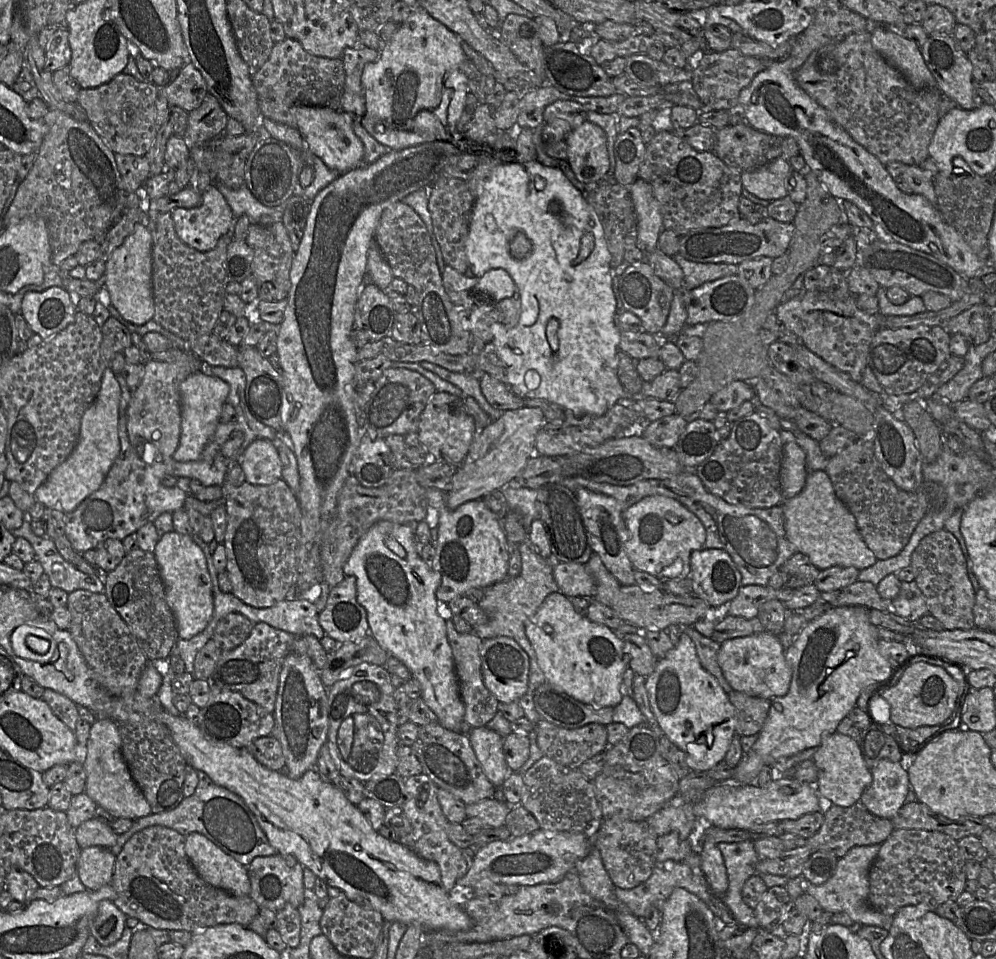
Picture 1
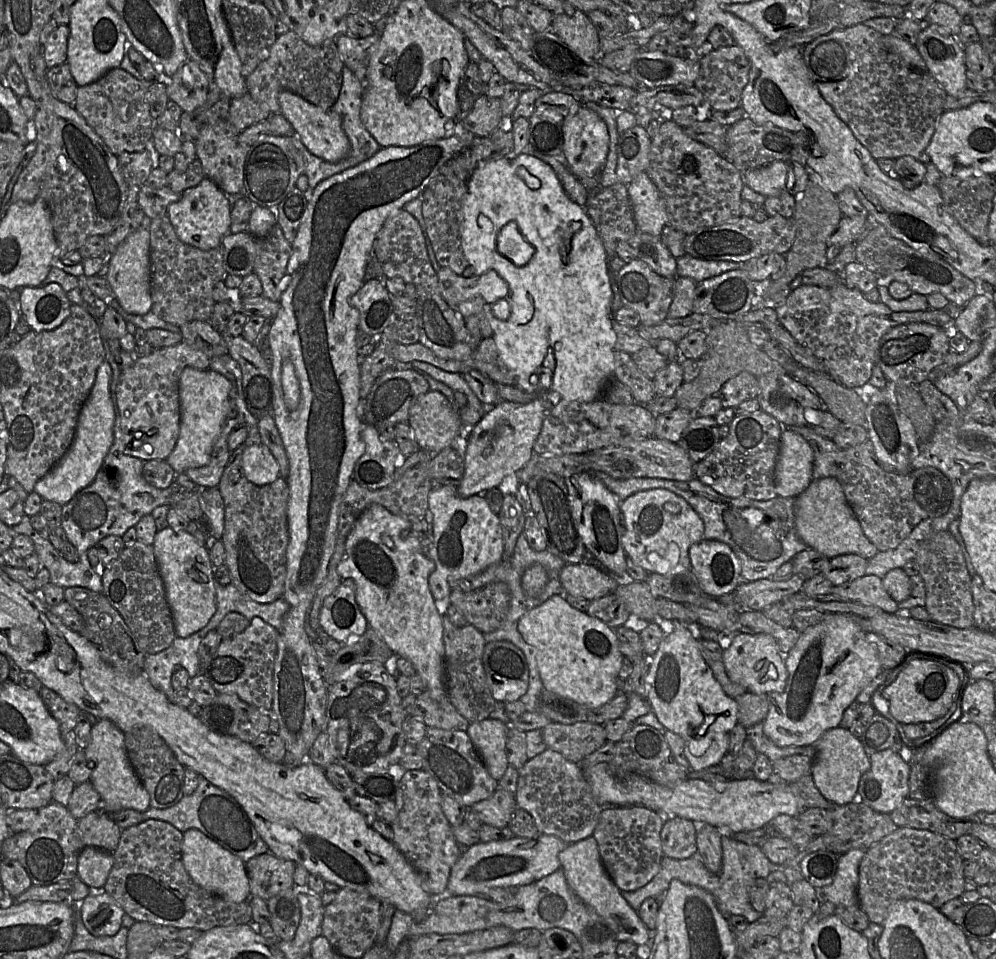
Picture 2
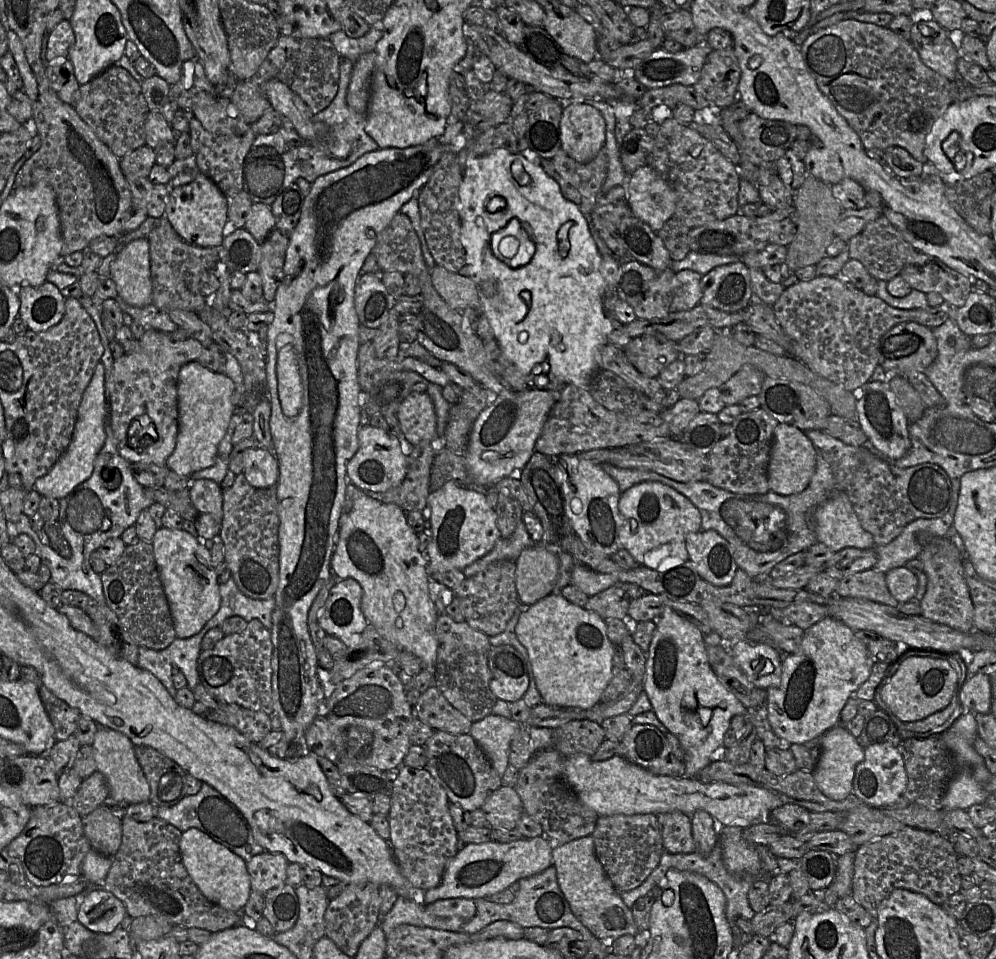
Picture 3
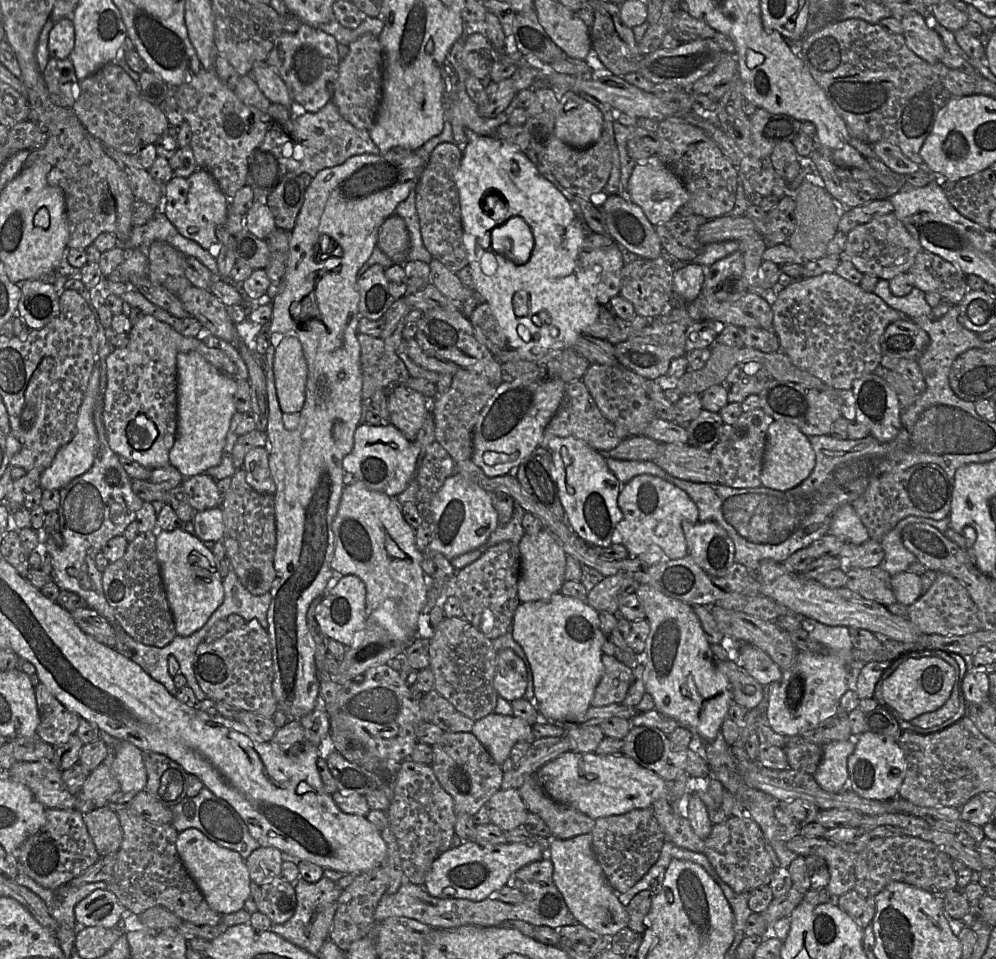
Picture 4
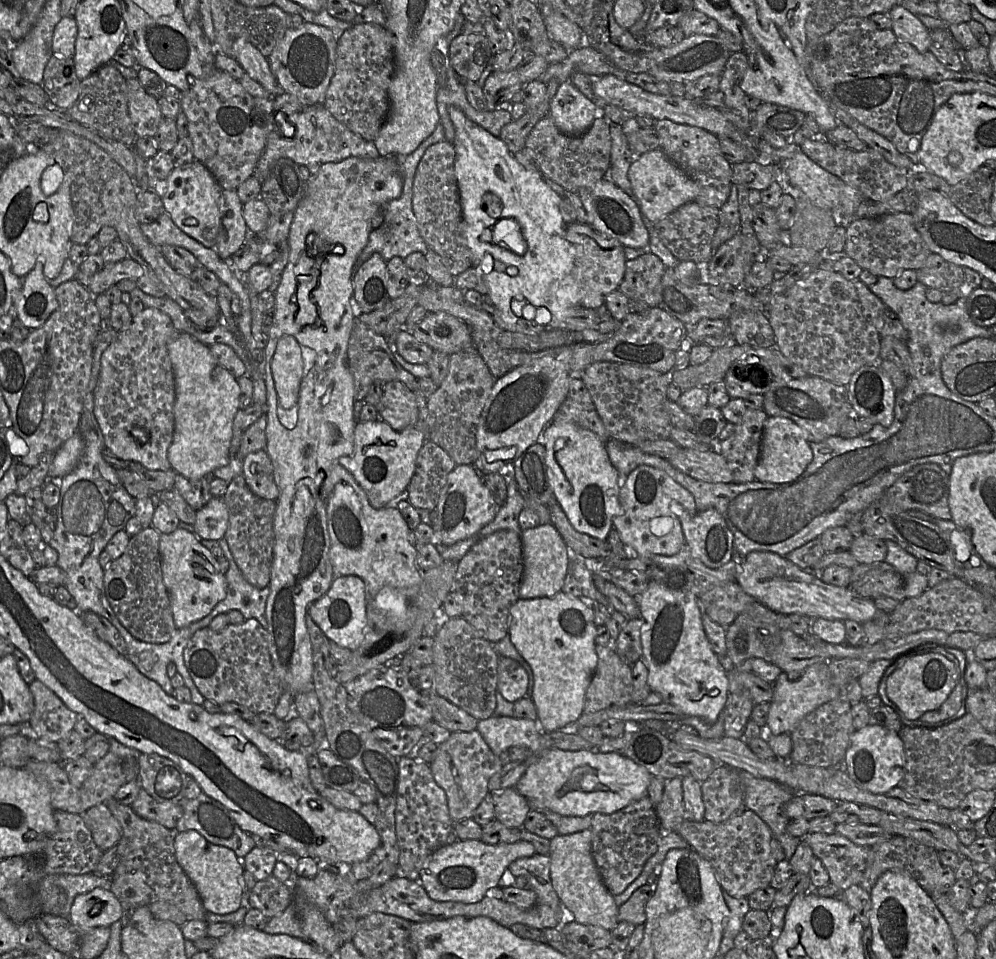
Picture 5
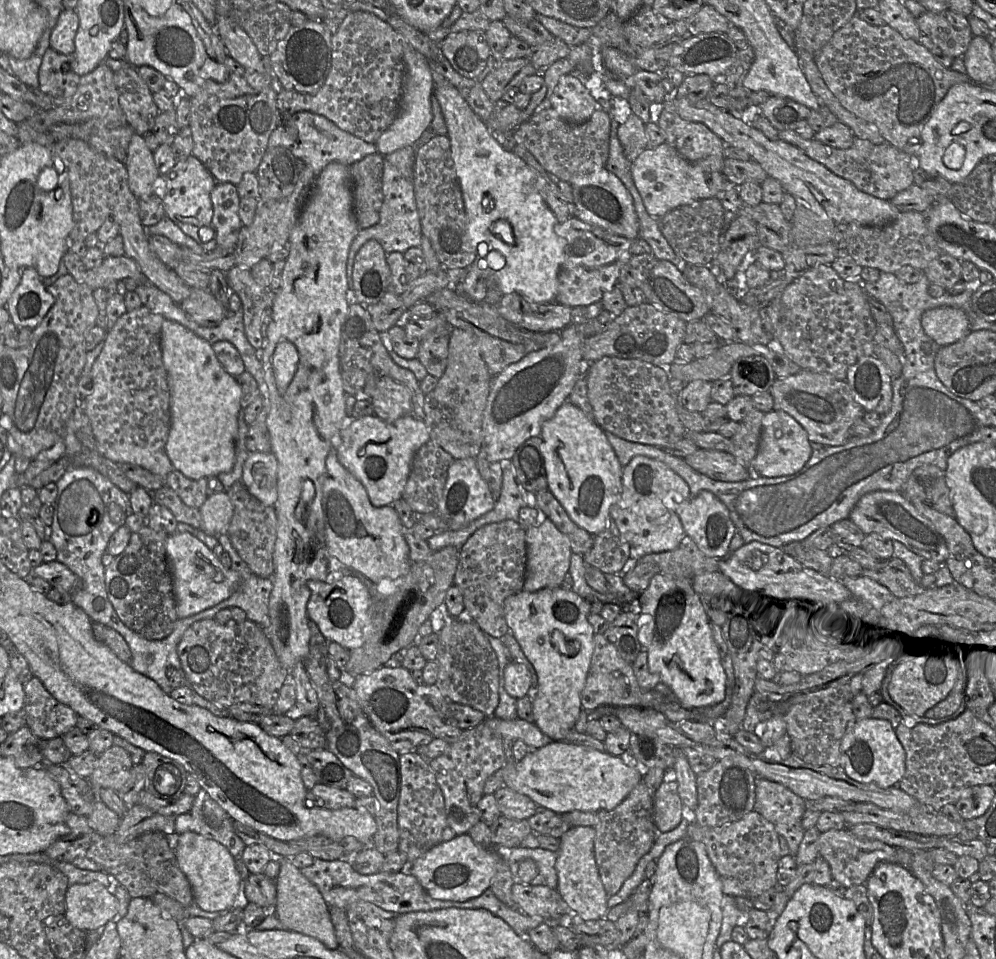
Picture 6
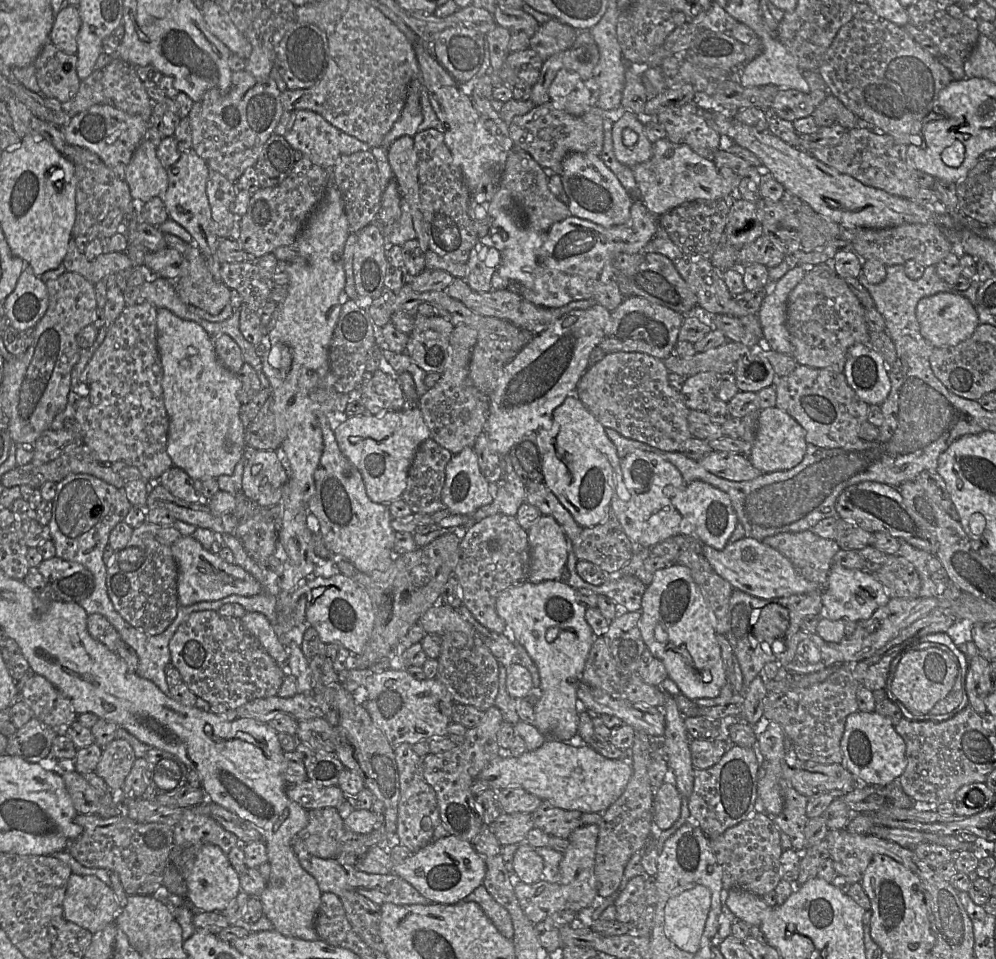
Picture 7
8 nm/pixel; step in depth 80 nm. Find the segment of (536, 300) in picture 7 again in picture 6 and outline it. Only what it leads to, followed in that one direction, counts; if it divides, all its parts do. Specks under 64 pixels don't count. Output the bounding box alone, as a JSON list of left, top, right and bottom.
[554,217,633,307]

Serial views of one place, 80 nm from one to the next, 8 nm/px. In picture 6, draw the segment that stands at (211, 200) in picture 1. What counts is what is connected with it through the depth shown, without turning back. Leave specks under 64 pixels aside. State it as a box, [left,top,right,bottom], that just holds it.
[158,154,218,251]

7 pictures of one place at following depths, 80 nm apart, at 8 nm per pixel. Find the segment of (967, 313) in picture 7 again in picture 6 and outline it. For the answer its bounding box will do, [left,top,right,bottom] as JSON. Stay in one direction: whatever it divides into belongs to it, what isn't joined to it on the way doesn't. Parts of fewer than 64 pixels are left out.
[921,307,970,347]

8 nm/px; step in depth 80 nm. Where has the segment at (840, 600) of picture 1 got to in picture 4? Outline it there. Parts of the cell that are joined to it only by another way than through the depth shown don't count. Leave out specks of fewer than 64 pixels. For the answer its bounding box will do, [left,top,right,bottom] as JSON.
[845,566,897,606]

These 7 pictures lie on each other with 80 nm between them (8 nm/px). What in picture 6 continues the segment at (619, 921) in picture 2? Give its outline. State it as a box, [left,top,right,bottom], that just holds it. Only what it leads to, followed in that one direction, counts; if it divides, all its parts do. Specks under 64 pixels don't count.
[556,826,609,921]

